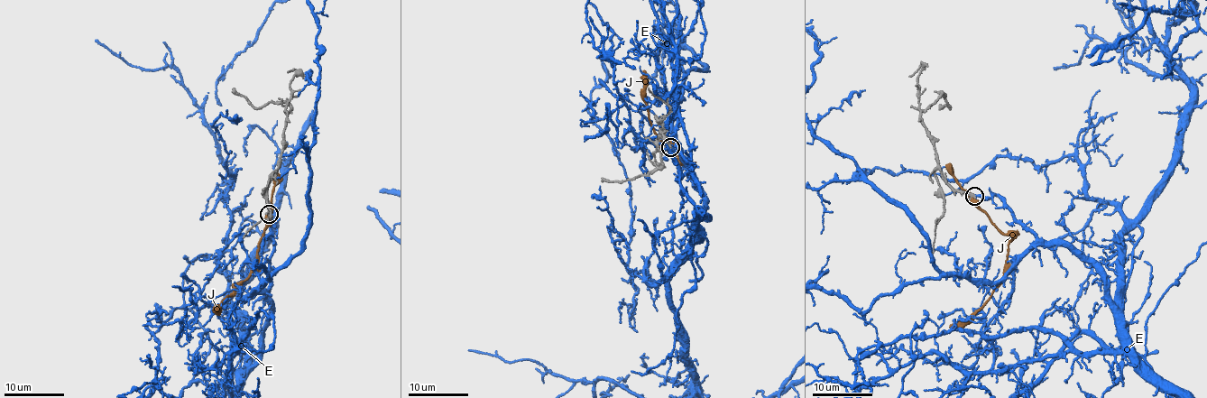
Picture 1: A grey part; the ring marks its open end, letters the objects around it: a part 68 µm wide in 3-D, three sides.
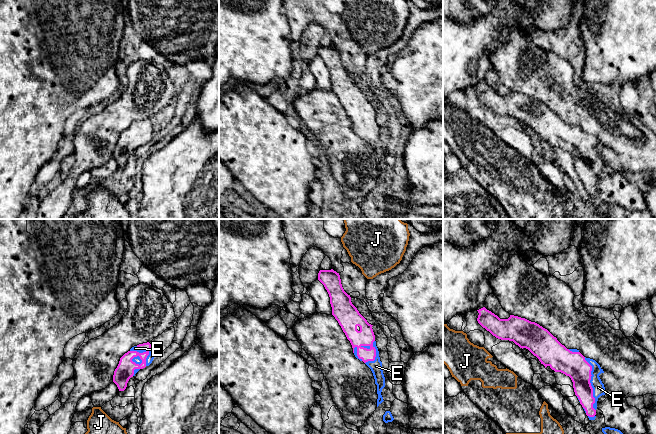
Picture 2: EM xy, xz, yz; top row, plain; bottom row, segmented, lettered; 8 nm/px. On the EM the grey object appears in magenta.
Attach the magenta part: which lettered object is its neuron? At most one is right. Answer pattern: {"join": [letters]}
{"join": ["E"]}

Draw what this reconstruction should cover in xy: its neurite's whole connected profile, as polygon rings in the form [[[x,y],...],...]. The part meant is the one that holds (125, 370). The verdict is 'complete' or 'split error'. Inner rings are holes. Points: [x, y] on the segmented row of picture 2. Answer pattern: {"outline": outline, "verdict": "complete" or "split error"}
{"outline": [[[149,342],[132,347],[119,361],[114,371],[113,382],[119,391],[124,391],[129,379],[140,370],[149,366],[154,359],[152,346]]], "verdict": "split error"}

